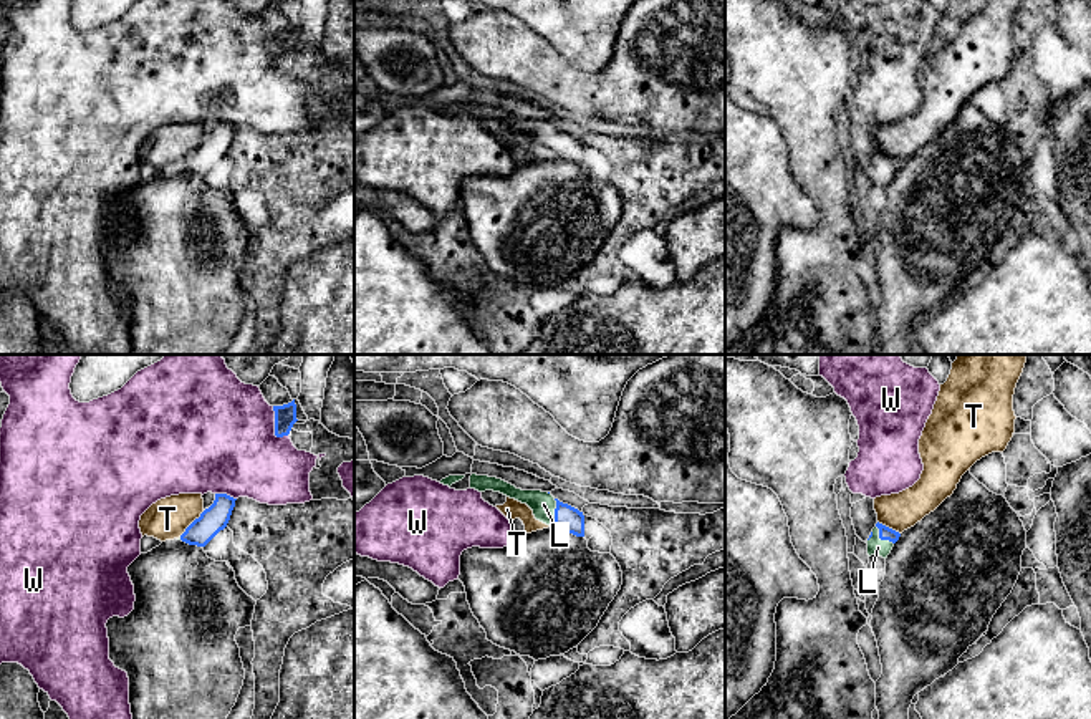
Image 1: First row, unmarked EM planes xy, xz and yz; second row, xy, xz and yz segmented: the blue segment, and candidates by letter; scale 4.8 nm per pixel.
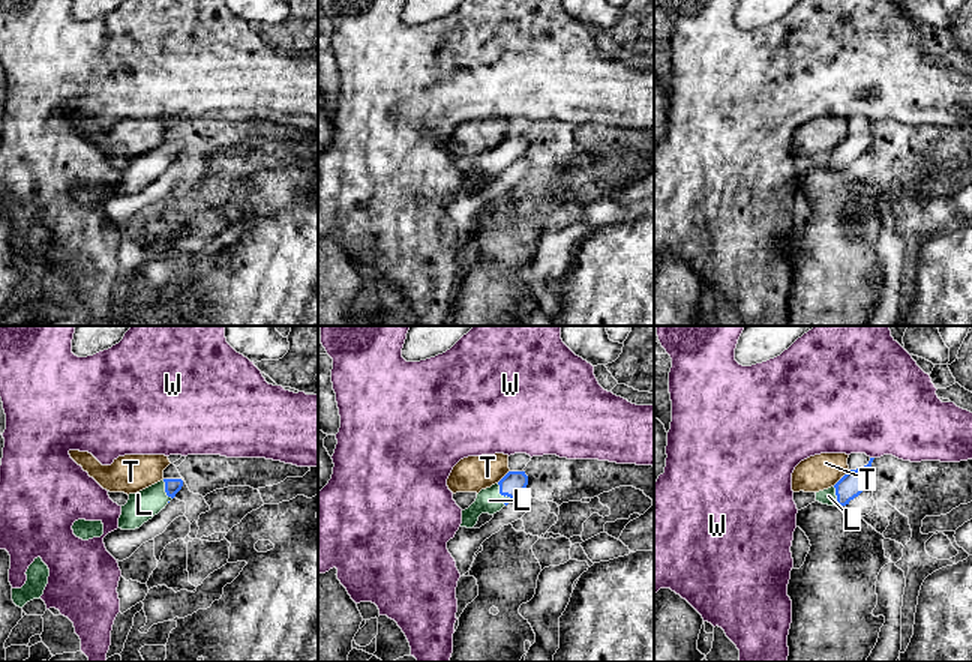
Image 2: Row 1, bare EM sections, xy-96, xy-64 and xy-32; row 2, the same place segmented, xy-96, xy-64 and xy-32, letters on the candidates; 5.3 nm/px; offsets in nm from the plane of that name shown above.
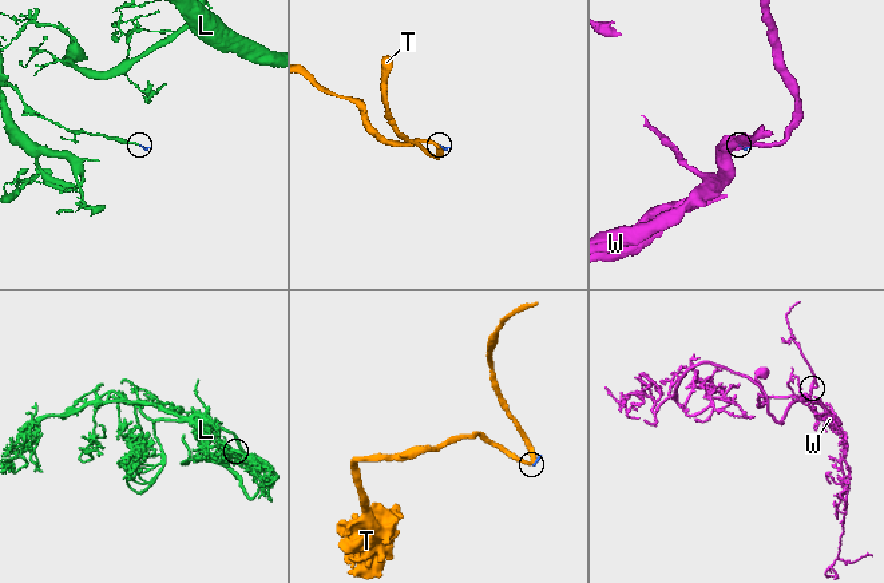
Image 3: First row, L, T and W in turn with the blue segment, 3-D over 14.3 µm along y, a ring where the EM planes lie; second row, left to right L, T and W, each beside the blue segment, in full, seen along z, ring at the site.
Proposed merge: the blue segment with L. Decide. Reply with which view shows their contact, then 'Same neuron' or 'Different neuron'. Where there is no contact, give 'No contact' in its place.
Touches blue in xz. Same neuron

